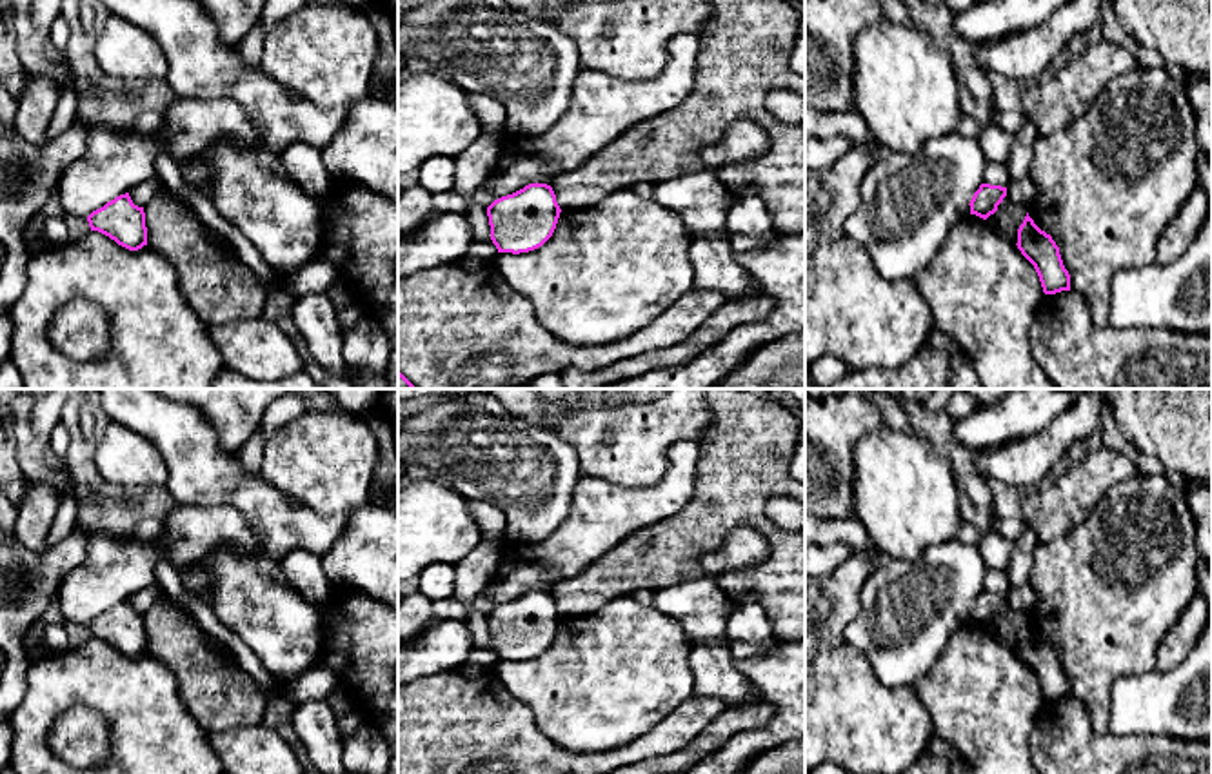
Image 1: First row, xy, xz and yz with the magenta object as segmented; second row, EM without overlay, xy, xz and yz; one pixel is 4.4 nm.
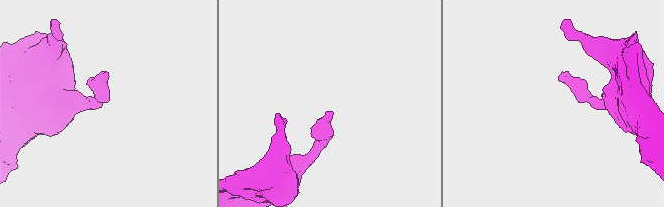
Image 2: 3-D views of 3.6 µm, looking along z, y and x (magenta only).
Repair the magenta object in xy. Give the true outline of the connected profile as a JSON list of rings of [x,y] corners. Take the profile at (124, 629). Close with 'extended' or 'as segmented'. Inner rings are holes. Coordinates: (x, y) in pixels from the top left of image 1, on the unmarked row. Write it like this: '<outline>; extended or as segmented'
[[[129,600],[116,603],[87,623],[91,638],[98,638],[118,652],[138,658],[147,652],[144,614],[133,610]]]; as segmented

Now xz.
[[[529,590],[487,614],[491,647],[498,660],[534,658],[552,643],[560,620],[551,592]]]; as segmented

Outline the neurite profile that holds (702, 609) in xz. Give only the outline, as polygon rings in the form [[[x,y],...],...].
[[[712,576],[656,589],[652,600],[652,607],[681,625],[690,645],[729,641],[727,620],[736,603],[718,587]]]

